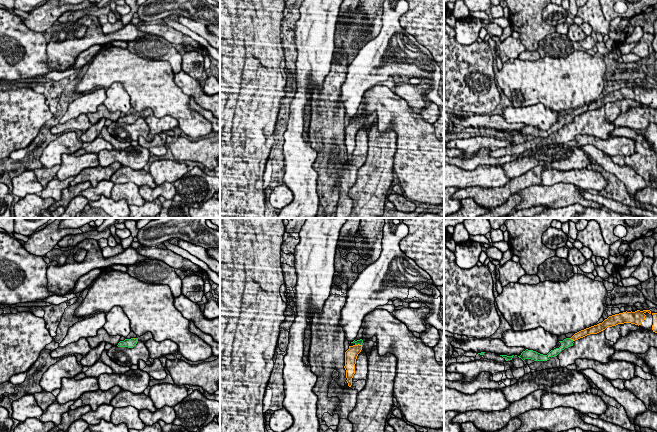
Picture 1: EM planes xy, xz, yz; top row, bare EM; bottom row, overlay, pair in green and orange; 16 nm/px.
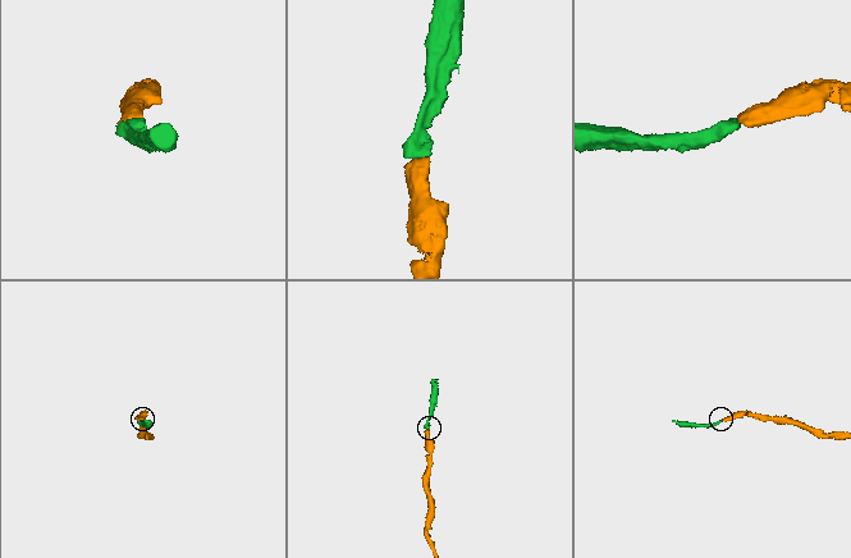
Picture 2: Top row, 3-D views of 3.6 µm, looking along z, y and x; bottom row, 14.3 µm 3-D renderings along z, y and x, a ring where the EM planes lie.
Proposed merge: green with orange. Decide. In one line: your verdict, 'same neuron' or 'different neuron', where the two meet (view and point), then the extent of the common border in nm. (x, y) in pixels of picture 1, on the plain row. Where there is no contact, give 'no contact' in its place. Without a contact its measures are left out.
same neuron | yz (570, 115) | 90 nm

